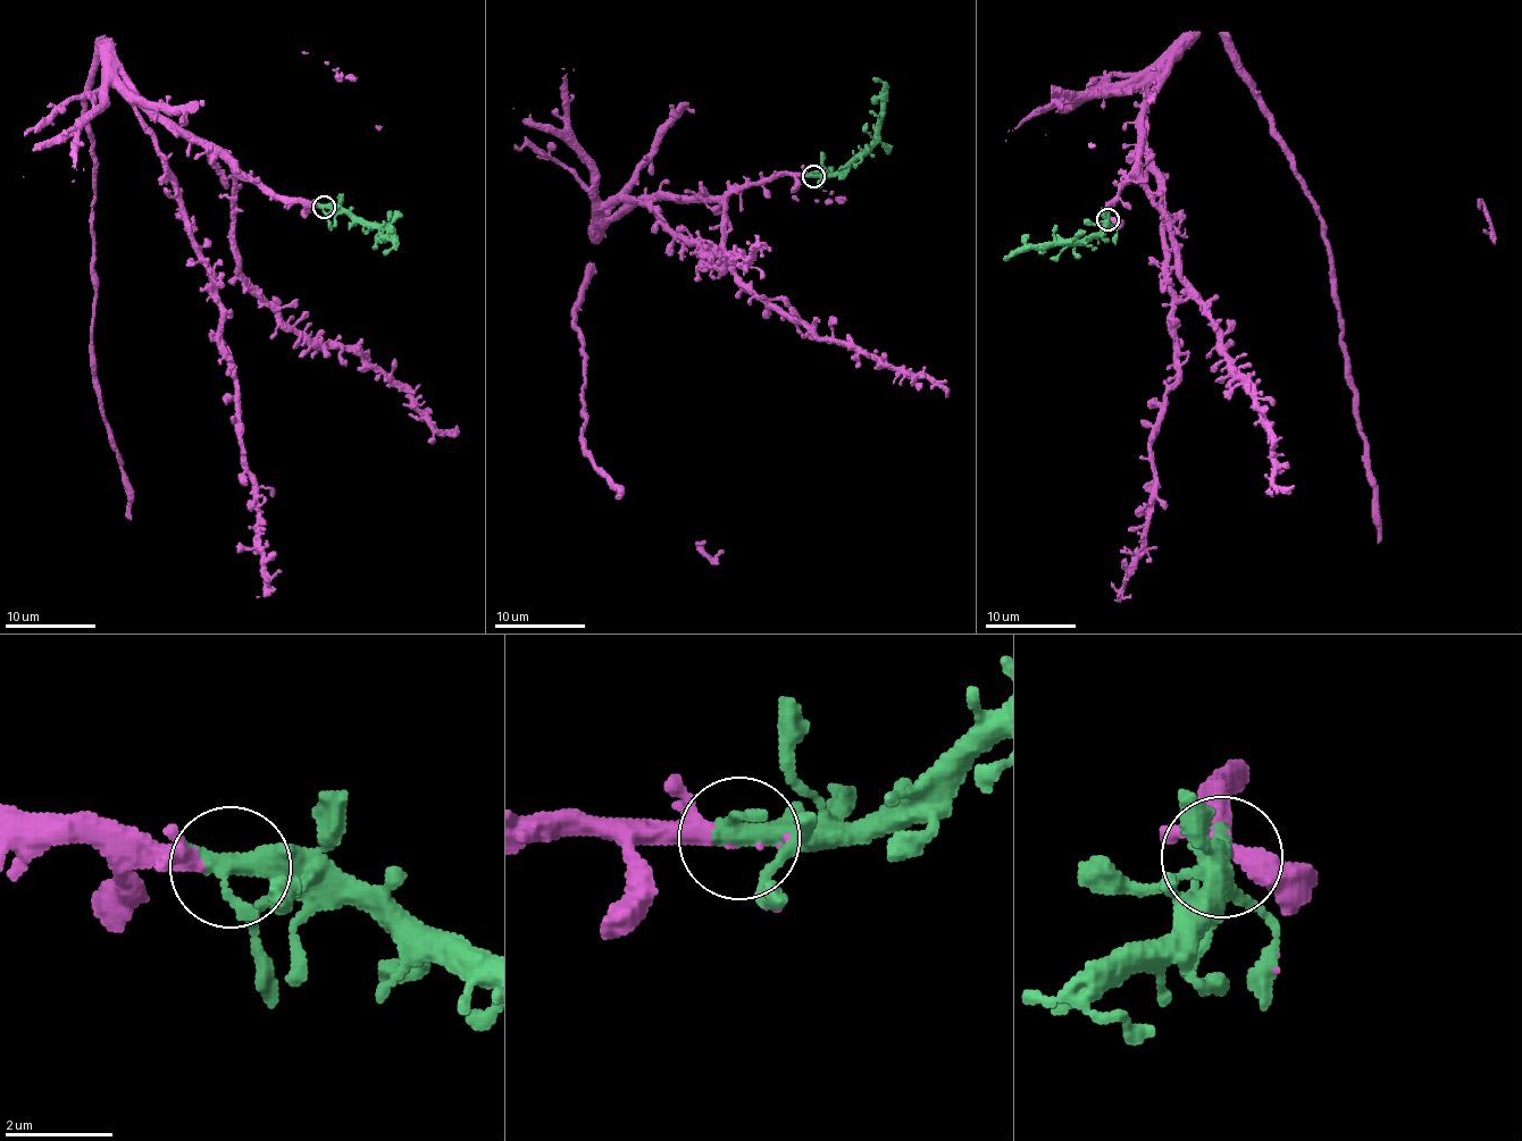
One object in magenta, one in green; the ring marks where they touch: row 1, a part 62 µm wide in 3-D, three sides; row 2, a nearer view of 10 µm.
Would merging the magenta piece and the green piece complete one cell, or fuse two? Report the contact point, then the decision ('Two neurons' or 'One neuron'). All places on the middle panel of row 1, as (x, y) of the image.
Place: (813, 176). One neuron

